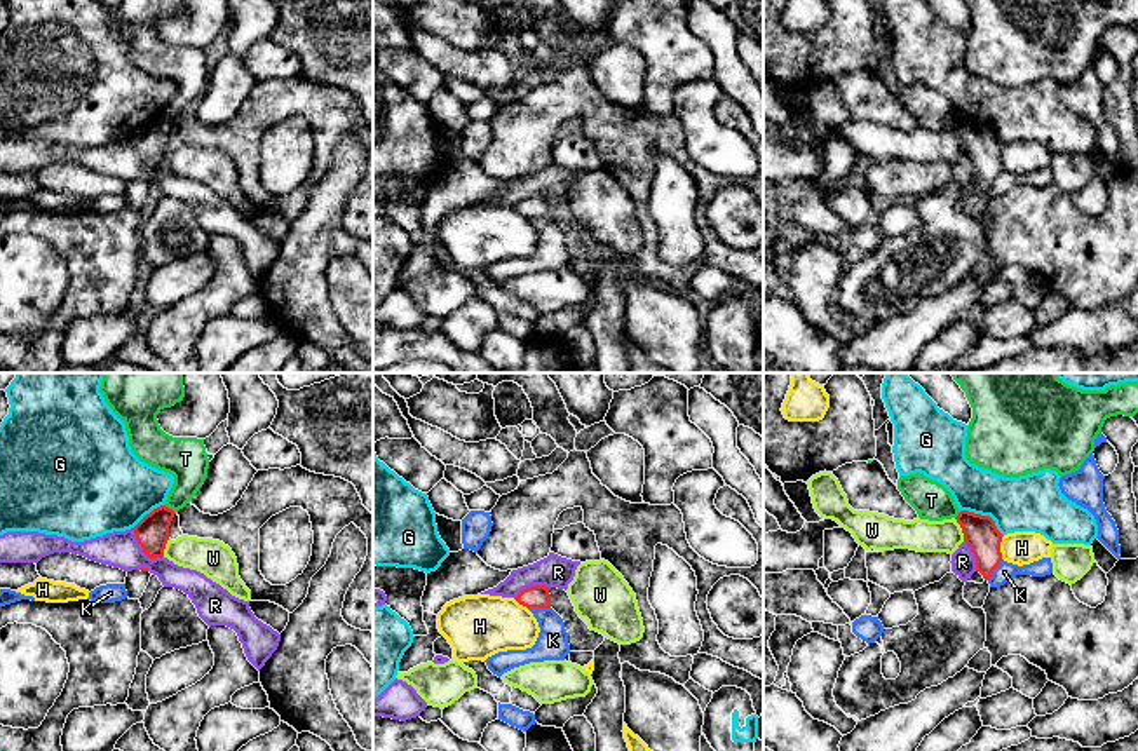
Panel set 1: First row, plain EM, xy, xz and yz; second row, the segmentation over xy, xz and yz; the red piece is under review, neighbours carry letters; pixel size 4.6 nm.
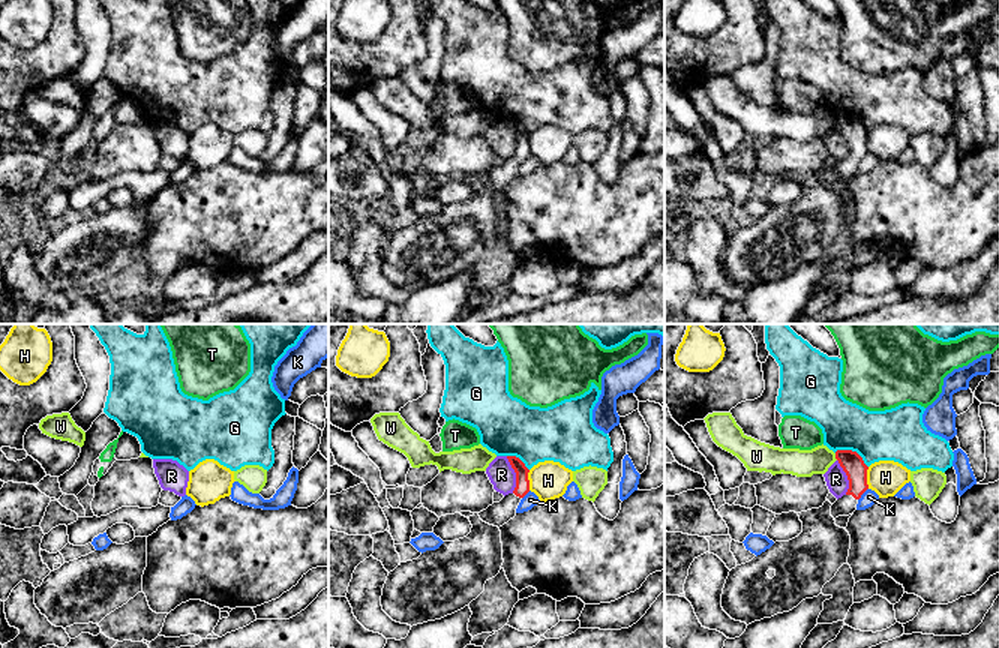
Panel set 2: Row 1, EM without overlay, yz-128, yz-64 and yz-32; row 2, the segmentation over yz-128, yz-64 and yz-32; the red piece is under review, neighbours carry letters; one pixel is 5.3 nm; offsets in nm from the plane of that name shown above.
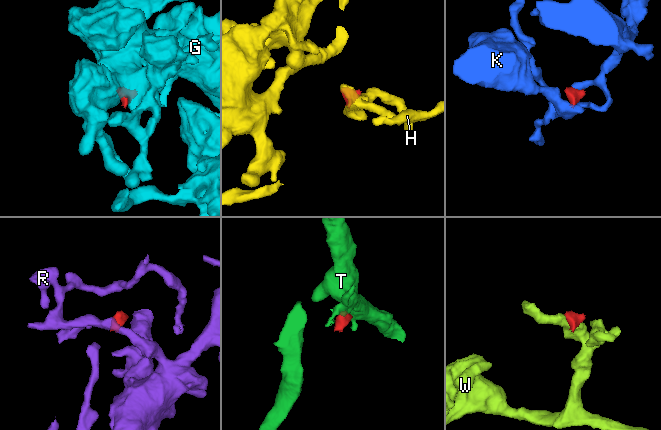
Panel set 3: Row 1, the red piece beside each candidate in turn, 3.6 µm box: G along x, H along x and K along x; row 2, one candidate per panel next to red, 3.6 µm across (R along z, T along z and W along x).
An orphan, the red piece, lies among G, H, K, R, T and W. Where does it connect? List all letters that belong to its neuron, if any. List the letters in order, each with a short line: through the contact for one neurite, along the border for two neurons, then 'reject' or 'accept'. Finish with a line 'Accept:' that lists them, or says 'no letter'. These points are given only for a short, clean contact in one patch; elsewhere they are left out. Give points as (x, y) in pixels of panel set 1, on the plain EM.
G: line yz (959, 121), (987, 124), (1002, 145); reject
H: line yz (1004, 145), (1001, 168); reject
K: line xz (528, 216), (549, 218); reject
R: line xy (131, 138), (136, 152), (150, 168), (162, 168); reject
T: line xy (164, 114), (175, 122); reject
W: line yz (954, 128), (964, 148); reject
Accept: no letter

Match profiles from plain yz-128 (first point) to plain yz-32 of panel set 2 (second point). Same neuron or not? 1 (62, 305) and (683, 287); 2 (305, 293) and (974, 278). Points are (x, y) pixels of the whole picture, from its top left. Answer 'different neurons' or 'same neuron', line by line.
1: different neurons
2: different neurons

